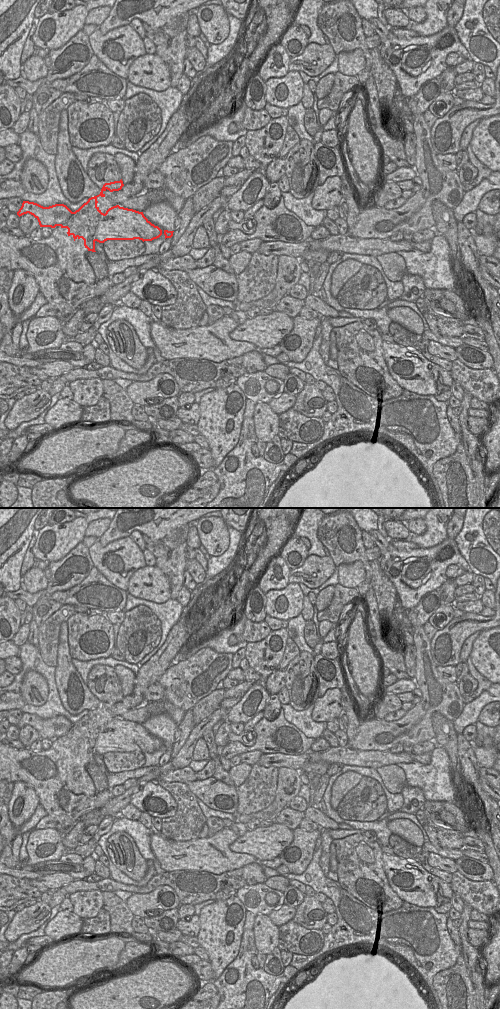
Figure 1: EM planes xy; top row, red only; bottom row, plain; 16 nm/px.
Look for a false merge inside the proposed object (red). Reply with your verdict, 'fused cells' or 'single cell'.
single cell

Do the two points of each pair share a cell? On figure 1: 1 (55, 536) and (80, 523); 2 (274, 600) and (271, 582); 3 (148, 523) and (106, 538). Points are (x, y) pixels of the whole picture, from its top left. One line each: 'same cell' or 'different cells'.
1: same cell
2: different cells
3: same cell

